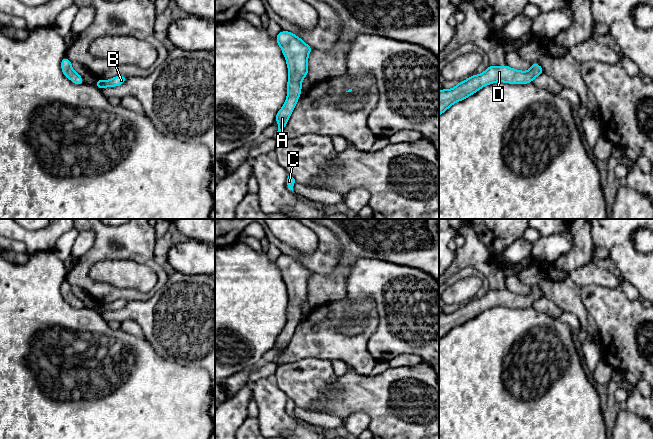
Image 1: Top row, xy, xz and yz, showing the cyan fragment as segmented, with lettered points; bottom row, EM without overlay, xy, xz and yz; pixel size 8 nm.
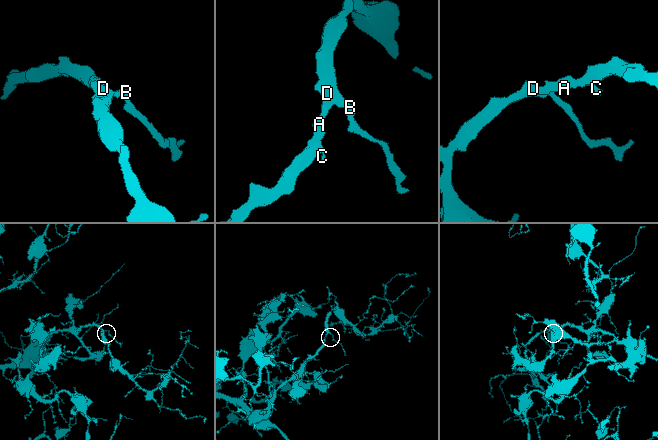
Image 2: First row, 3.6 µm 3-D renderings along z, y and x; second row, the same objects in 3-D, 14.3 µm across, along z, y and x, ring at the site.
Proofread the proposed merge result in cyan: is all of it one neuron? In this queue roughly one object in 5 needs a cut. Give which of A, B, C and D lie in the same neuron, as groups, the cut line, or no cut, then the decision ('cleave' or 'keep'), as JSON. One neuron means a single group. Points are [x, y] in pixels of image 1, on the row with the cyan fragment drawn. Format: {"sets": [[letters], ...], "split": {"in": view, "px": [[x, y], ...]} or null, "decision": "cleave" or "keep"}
{"sets": [["A", "B", "C", "D"]], "split": null, "decision": "keep"}

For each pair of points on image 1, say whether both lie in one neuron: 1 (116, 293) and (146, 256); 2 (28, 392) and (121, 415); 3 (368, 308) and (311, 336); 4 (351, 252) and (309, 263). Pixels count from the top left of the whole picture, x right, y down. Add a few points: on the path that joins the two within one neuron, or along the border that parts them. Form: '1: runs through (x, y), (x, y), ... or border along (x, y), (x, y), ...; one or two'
1: runs through (134, 295), (149, 295), (160, 284), (160, 274); one
2: runs through (51, 402), (68, 403), (80, 415), (98, 415); one
3: runs through (354, 308), (341, 308), (325, 324); one
4: border along (332, 233), (340, 243), (341, 260), (327, 274); two

